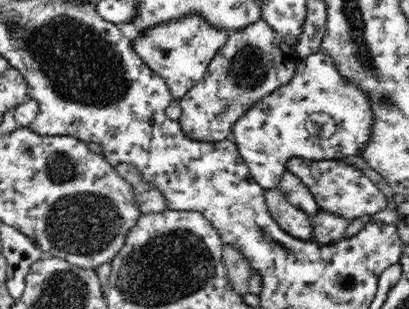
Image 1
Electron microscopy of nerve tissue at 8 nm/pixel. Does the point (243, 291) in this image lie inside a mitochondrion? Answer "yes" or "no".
no

